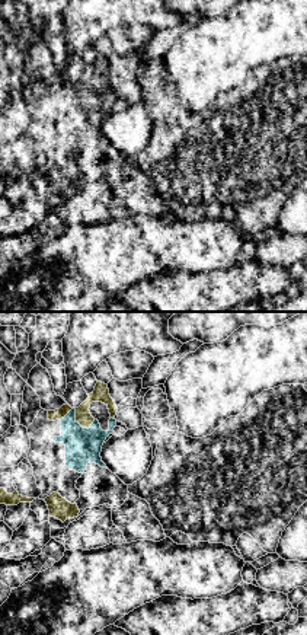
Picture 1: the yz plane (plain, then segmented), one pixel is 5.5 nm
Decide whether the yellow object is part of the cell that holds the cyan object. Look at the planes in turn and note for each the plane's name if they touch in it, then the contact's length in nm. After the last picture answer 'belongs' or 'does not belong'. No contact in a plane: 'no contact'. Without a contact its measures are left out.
yz | 200 nm

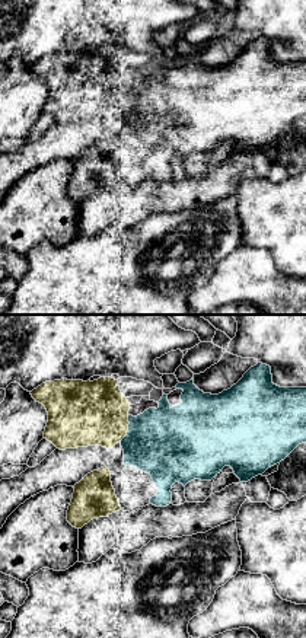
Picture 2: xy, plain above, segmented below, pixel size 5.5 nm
xy | 150 nm

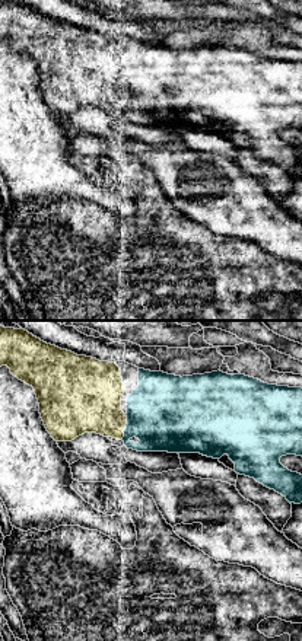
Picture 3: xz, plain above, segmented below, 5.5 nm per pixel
xz | 150 nm

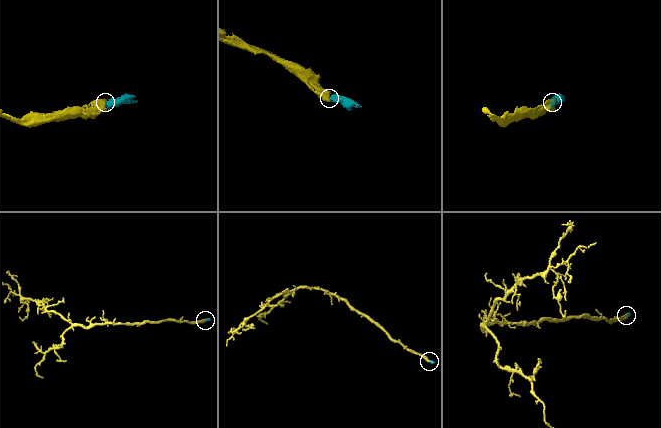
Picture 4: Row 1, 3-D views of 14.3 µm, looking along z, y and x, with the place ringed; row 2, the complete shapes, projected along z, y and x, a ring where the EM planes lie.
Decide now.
belongs

